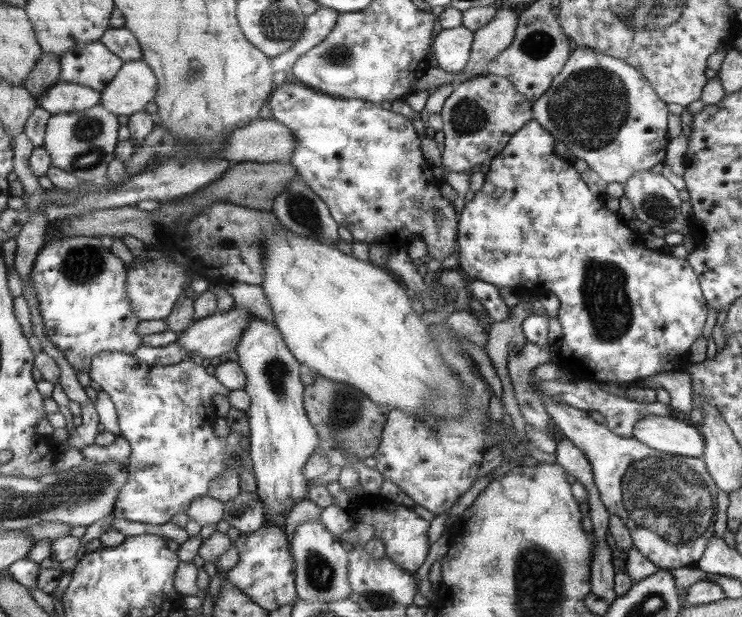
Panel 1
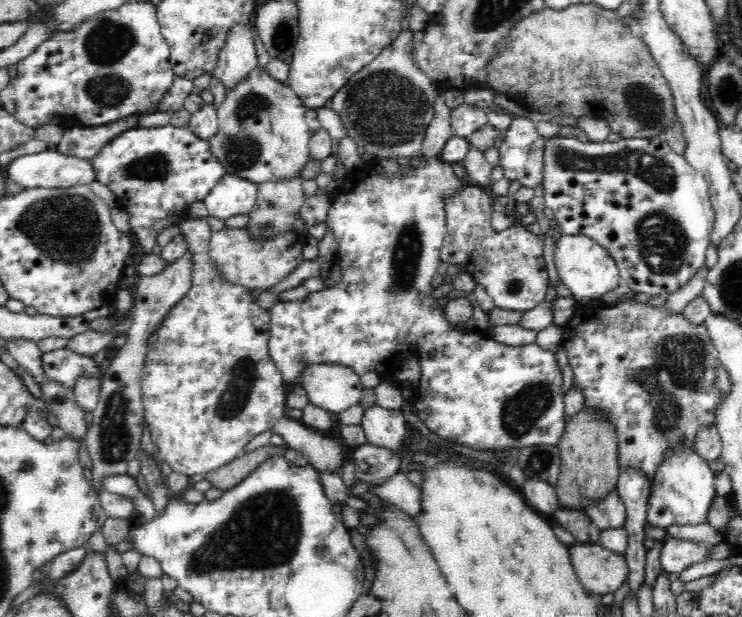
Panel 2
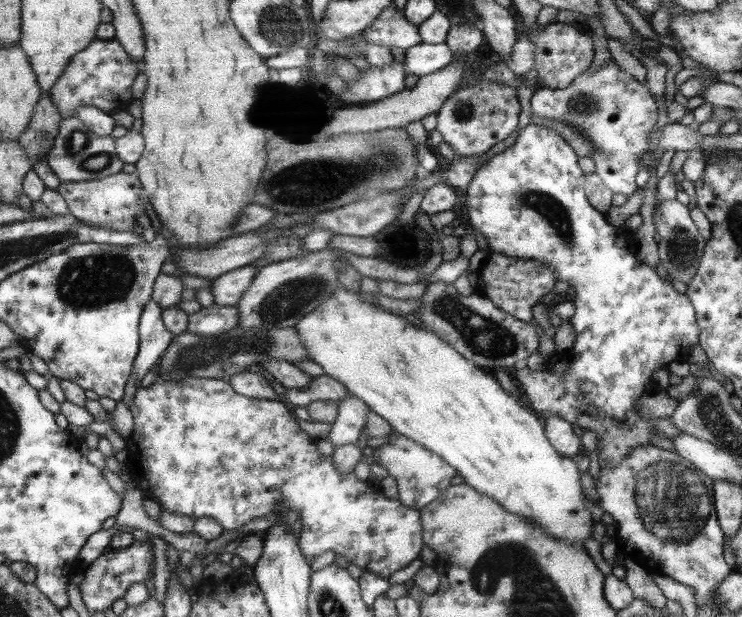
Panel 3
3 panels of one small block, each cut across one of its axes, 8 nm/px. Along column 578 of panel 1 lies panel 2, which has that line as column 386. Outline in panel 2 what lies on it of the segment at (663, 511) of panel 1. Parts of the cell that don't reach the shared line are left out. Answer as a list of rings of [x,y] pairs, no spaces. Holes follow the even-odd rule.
[[[377,404],[364,410],[361,427],[368,444],[402,452],[404,440],[408,437],[406,420],[402,410],[386,410]]]

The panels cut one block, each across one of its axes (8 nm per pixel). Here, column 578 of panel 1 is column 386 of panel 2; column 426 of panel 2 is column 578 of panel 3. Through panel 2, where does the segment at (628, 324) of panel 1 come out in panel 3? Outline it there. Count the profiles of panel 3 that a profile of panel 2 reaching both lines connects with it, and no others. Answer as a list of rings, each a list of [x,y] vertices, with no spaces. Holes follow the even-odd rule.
[[[526,121],[513,141],[483,163],[464,193],[470,227],[484,234],[490,252],[540,262],[556,272],[556,282],[568,282],[575,293],[572,302],[576,312],[569,322],[576,333],[572,348],[576,358],[569,362],[566,374],[542,378],[542,371],[530,370],[524,363],[518,364],[510,373],[524,393],[525,402],[538,416],[544,419],[559,416],[572,426],[594,432],[599,464],[614,466],[623,462],[637,446],[649,444],[653,430],[659,430],[670,439],[681,434],[670,417],[644,422],[634,408],[644,394],[657,392],[652,384],[652,374],[670,362],[685,359],[692,346],[699,343],[701,329],[697,310],[689,297],[678,294],[670,282],[662,282],[656,270],[636,258],[634,233],[626,226],[608,223],[606,214],[598,212],[589,203],[588,196],[584,196],[584,189],[584,174],[572,145],[555,130]]]

